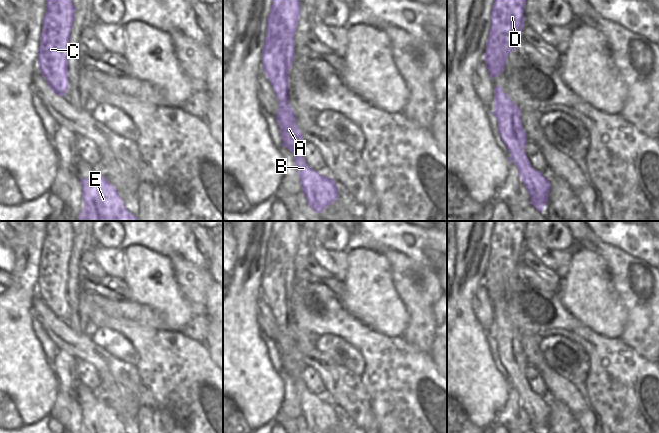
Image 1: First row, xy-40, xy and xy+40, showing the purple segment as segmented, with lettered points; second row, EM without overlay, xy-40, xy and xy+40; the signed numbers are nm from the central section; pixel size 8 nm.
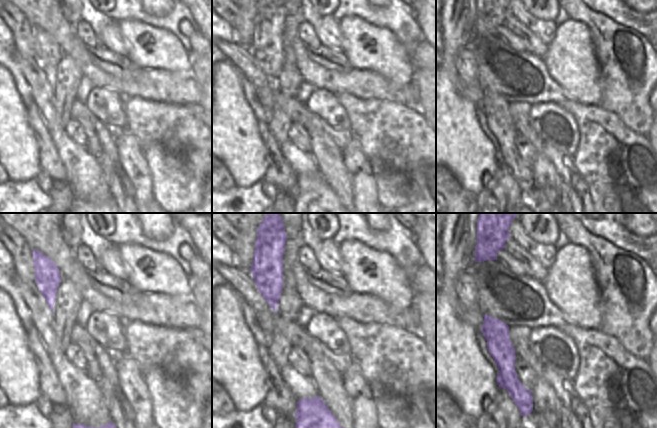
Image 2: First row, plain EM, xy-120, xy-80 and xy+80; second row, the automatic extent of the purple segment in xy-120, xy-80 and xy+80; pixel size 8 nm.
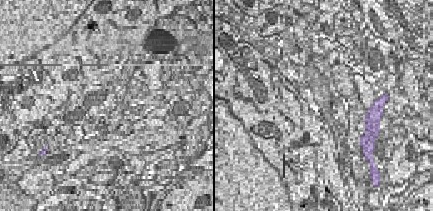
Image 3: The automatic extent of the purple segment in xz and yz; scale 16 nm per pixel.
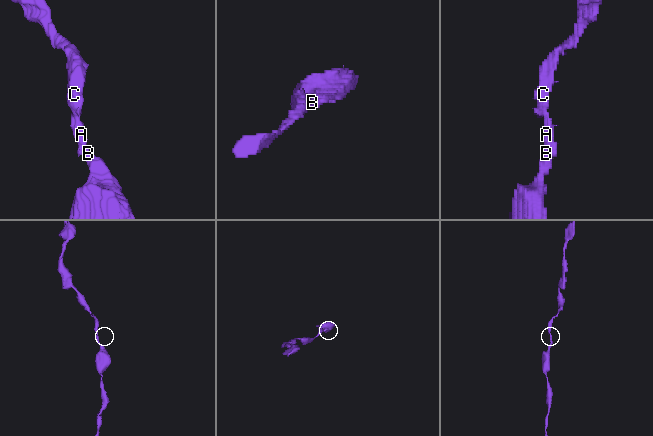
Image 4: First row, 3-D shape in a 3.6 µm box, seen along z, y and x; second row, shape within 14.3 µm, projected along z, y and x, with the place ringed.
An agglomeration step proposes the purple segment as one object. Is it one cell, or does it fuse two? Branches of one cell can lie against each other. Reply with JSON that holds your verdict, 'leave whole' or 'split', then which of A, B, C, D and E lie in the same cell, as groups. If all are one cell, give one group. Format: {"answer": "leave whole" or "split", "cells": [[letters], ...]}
{"answer": "leave whole", "cells": [["A", "B", "C", "D", "E"]]}

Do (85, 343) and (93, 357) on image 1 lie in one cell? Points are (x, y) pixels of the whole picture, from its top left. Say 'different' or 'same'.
same

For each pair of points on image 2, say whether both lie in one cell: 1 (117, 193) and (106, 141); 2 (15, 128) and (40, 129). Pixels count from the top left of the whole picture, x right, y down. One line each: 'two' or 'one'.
1: one
2: two

